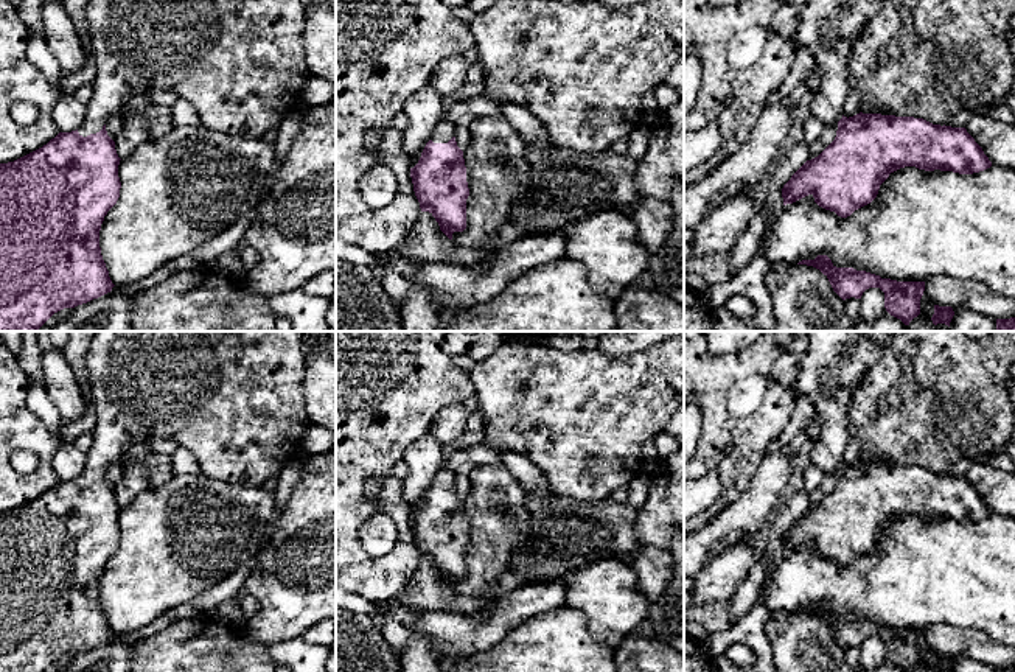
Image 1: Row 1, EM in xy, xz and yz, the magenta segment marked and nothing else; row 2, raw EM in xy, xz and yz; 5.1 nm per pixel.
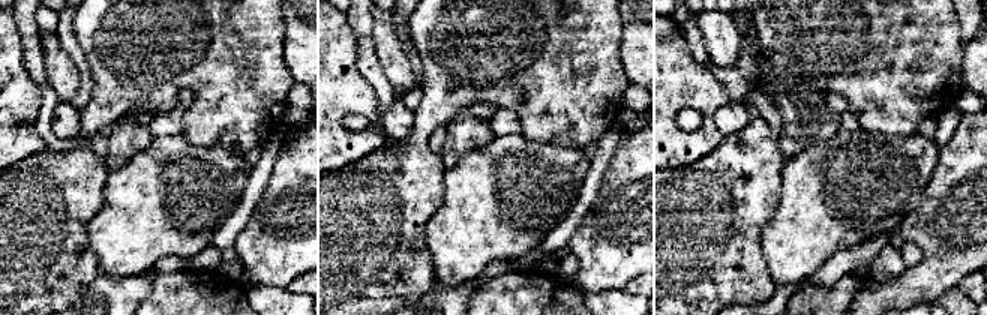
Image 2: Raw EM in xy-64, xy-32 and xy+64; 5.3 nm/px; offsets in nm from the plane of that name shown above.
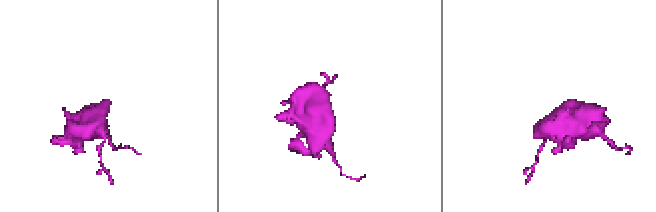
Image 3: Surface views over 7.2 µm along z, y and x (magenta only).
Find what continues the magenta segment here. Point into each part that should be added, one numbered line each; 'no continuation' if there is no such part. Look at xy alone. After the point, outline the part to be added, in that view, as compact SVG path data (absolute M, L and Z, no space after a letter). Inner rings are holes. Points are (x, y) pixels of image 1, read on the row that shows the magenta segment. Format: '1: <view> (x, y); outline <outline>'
1: xy (241, 64); outline M89 0L85 16L90 25L90 39L96 59L96 76L93 81L93 96L87 104L85 120L78 129L82 137L99 132L112 115L121 114L131 96L152 89L177 92L180 98L191 103L204 129L241 137L261 138L270 129L277 129L288 114L303 106L300 95L309 78L303 44L306 19L305 0Z

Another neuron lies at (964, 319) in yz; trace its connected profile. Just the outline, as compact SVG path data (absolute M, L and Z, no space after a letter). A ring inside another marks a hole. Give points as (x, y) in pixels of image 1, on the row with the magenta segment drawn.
M962 305L951 306L954 316L950 322L950 331L995 331L996 319L975 313Z

